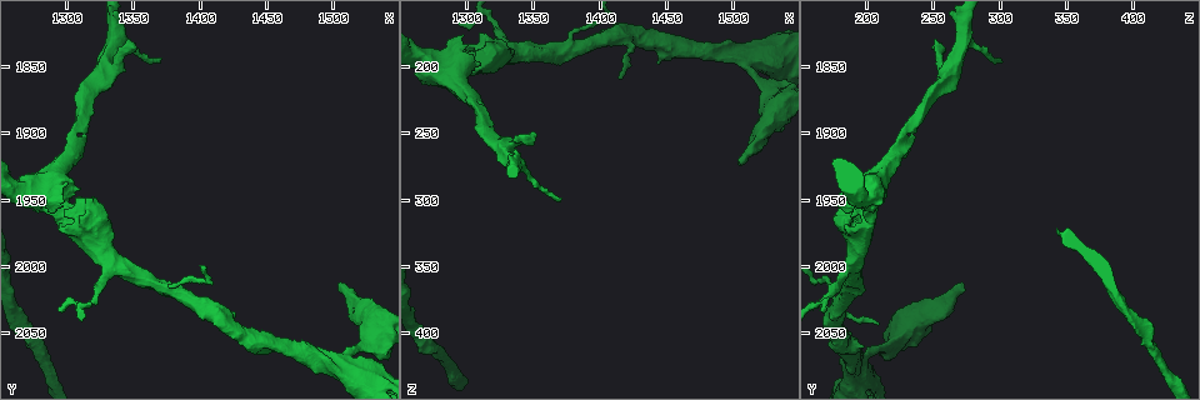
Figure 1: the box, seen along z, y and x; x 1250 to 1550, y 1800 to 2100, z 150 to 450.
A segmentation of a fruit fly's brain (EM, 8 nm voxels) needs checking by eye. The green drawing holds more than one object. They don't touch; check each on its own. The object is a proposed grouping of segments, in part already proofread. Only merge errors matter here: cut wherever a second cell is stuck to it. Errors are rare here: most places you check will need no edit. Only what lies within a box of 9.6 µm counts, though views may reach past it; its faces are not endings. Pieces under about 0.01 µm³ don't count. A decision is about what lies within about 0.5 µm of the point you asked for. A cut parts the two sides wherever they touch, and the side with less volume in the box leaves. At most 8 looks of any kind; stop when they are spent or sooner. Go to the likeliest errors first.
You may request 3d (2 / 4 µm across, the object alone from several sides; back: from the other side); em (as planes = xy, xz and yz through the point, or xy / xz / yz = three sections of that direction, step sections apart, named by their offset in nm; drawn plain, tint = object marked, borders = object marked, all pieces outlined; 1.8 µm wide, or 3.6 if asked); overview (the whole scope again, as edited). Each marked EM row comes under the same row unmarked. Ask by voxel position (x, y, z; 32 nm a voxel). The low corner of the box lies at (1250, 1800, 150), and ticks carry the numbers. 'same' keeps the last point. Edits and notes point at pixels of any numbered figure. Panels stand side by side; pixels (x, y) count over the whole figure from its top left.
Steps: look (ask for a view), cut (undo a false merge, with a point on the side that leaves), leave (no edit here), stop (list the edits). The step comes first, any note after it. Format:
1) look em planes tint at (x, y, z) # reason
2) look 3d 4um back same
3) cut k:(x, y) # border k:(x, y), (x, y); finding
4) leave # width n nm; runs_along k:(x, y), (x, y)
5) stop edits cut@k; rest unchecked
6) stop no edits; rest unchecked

look 3d 4um at (1524, 2062, 216) # calibre changes

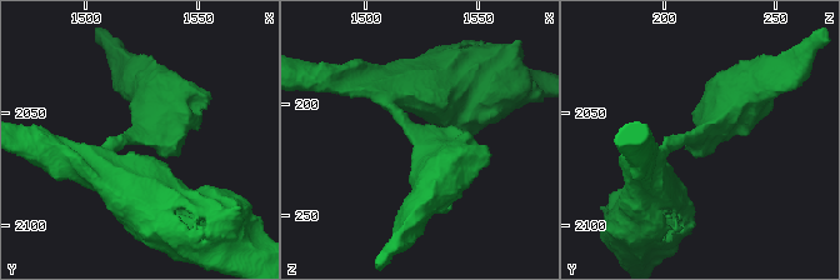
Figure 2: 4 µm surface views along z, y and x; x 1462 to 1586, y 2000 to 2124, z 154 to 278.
look em planes borders at (1524, 2059, 215)

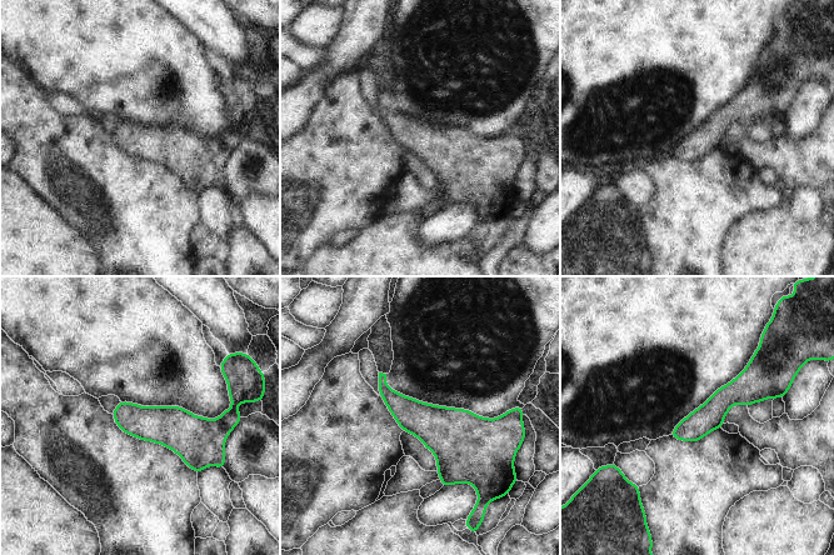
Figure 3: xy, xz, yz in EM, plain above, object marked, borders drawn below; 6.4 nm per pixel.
leave # runs_along 3:(770, 390), (735, 391), (675, 434); continuous, no second cell

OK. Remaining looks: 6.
look em 3.6um xy step 4 tint at (1316, 1976, 194) # thin neck

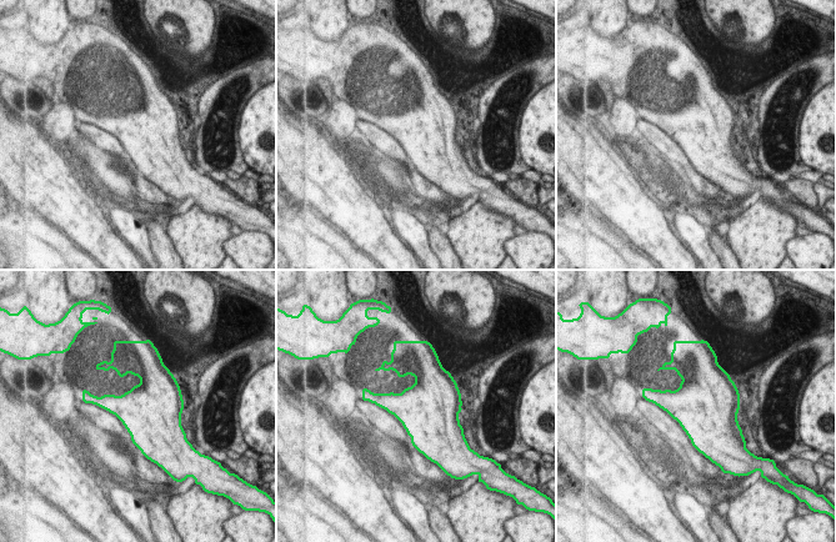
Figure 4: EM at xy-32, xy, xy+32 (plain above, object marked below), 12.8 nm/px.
look em 3.6um planes borders same

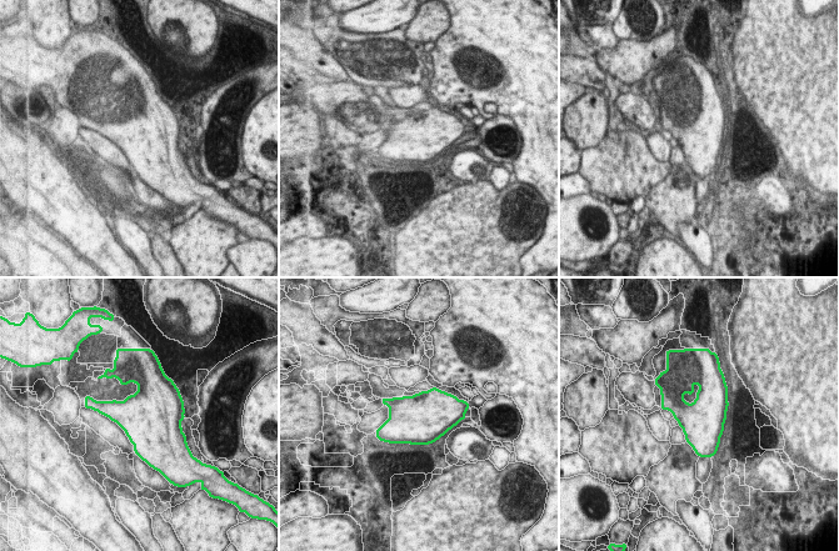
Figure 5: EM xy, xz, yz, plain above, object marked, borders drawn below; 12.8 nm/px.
leave # width 650 nm; all the same cell

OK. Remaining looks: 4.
look em planes tint at (1416, 2038, 176) # abrupt turn

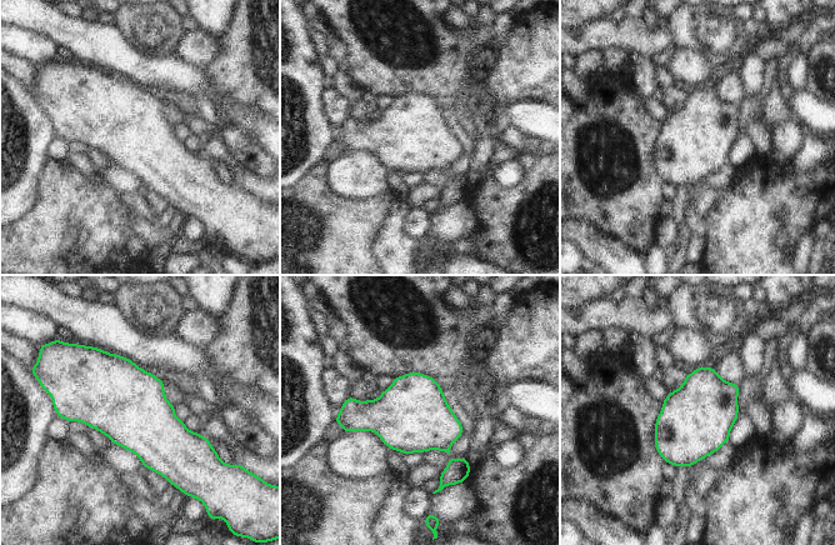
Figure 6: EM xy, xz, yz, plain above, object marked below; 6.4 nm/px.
leave # all the same cell

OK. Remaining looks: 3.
stop no edits; rest unchecked

